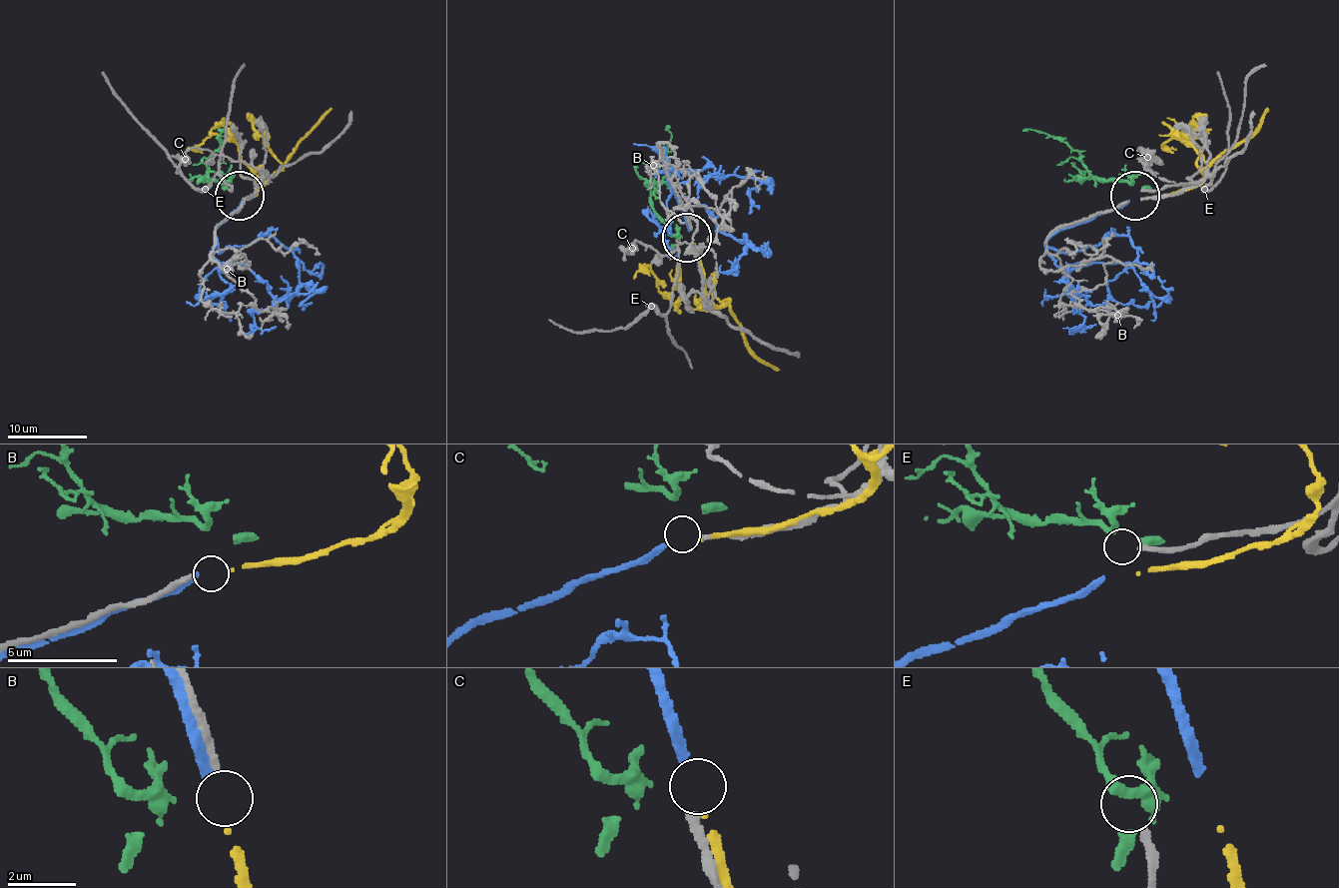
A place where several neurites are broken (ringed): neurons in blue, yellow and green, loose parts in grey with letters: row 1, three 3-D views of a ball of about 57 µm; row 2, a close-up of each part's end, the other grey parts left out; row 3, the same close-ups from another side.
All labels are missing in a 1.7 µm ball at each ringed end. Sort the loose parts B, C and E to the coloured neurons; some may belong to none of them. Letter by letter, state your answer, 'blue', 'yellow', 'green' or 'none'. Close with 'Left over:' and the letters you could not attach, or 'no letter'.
B: yellow
C: blue
E: none
Left over: E

